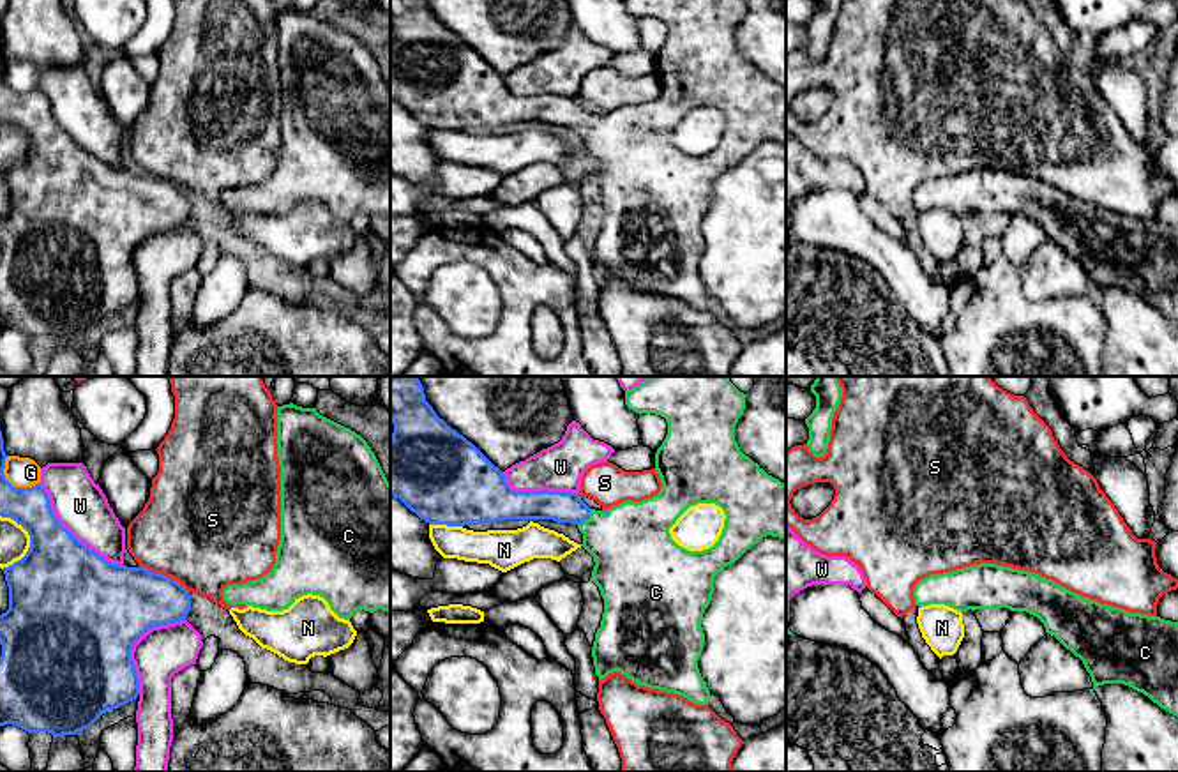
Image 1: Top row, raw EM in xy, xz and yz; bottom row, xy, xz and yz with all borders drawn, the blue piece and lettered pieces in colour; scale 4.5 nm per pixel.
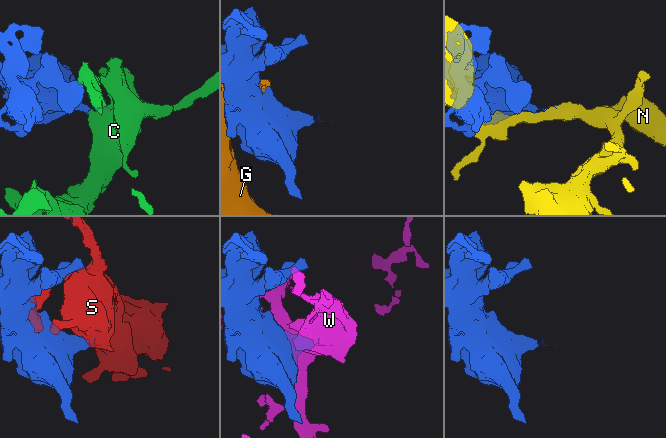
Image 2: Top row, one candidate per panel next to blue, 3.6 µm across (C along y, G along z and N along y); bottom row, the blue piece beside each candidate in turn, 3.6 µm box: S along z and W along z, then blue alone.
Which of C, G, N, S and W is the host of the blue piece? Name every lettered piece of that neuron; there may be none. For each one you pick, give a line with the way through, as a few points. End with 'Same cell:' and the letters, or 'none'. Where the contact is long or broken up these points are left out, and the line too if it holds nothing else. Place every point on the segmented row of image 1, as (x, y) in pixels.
C: Path across: xz (564, 507), (587, 518), (608, 536), (631, 544)
Same cell: C

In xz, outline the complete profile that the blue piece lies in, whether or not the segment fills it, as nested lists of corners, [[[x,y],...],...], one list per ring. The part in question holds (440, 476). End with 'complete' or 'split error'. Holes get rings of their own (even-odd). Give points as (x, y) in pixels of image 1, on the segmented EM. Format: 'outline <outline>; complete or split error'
outline [[[390,376],[390,496],[429,525],[464,526],[505,519],[576,525],[583,534],[581,546],[595,562],[590,581],[604,599],[592,647],[599,680],[618,671],[638,685],[708,705],[710,691],[698,661],[705,647],[701,620],[712,601],[714,578],[763,537],[786,539],[786,484],[740,450],[735,426],[744,415],[745,394],[728,376],[652,376],[625,390],[625,405],[639,415],[655,413],[668,422],[668,435],[655,452],[662,488],[652,498],[595,511],[578,493],[514,491],[498,466],[436,415],[417,376]],[[698,503],[719,505],[726,519],[712,548],[689,551],[671,539],[669,528]]]; split error

